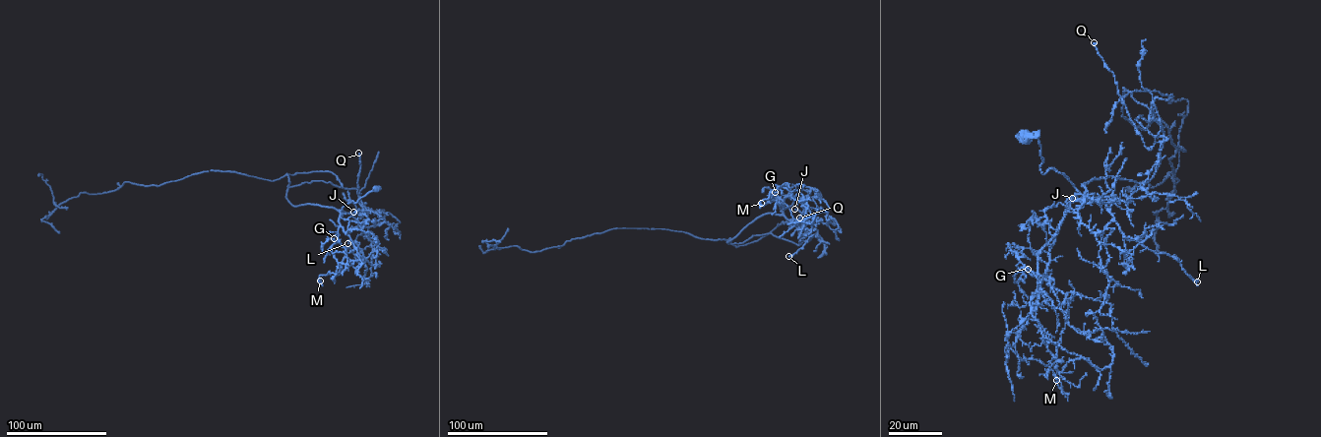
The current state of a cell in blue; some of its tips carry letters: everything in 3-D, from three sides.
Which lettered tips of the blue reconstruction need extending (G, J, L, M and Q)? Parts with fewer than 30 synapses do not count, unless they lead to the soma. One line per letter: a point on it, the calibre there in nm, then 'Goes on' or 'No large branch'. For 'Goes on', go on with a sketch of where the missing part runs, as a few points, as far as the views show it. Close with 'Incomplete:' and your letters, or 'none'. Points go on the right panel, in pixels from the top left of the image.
G: Place: (1028, 269). Thickness 80 nm. No large branch
J: Place: (1072, 198). Thickness 100 nm. No large branch
L: Place: (1197, 281). Thickness 460 nm. No large branch
M: Place: (1056, 380). Thickness 380 nm. No large branch
Q: Place: (1094, 42). Thickness 600 nm. No large branch
Incomplete: none

